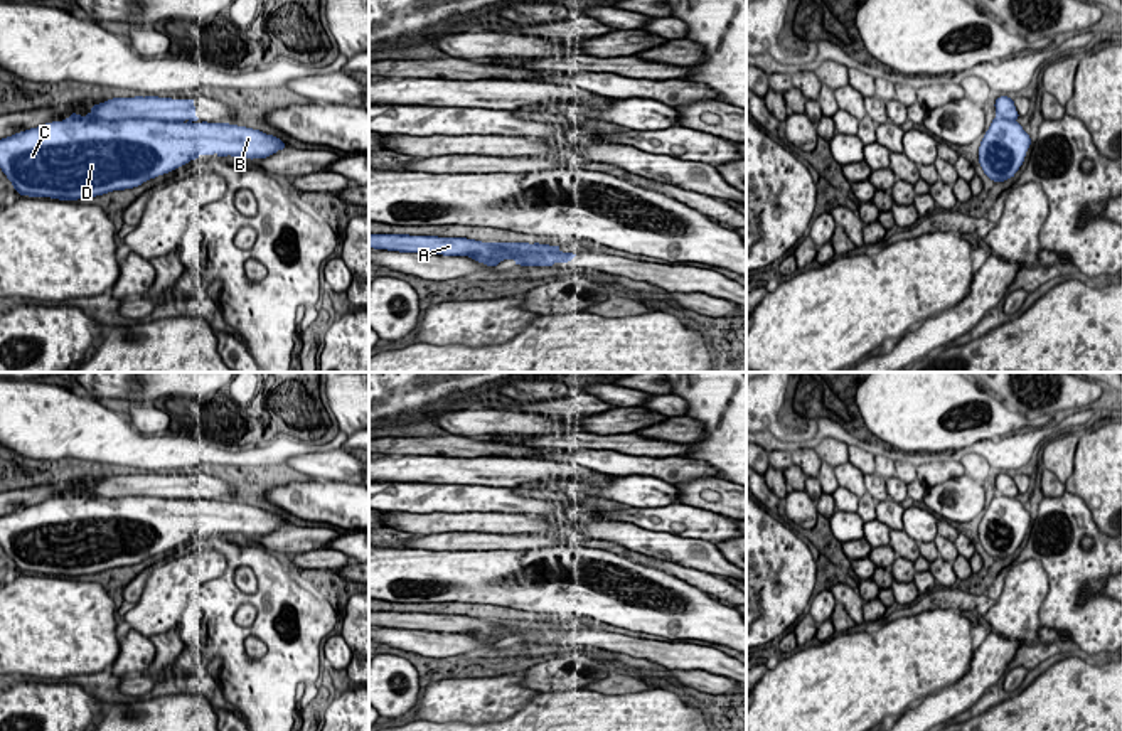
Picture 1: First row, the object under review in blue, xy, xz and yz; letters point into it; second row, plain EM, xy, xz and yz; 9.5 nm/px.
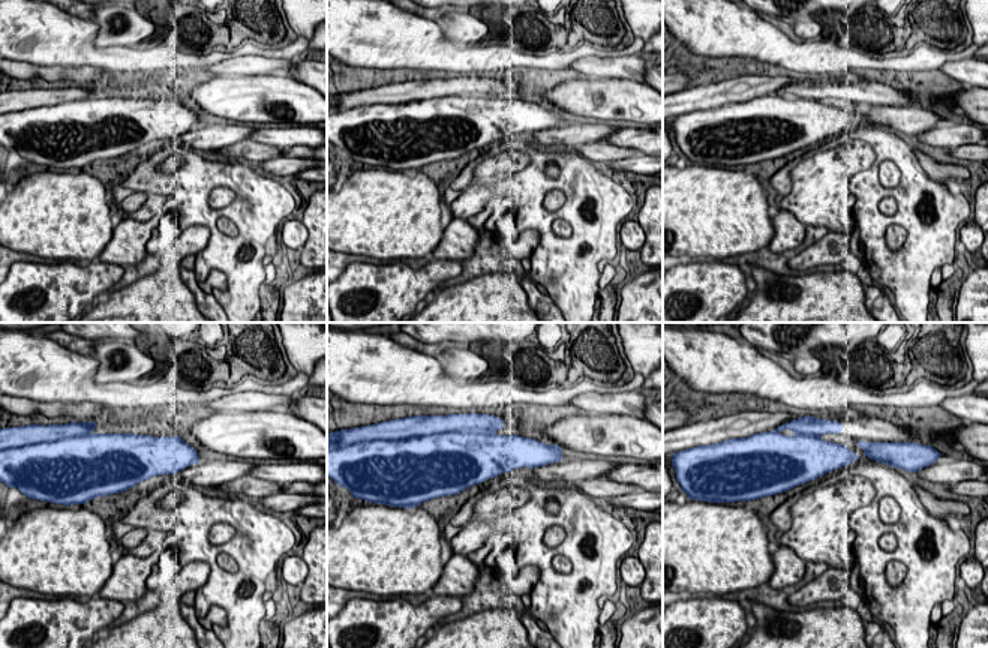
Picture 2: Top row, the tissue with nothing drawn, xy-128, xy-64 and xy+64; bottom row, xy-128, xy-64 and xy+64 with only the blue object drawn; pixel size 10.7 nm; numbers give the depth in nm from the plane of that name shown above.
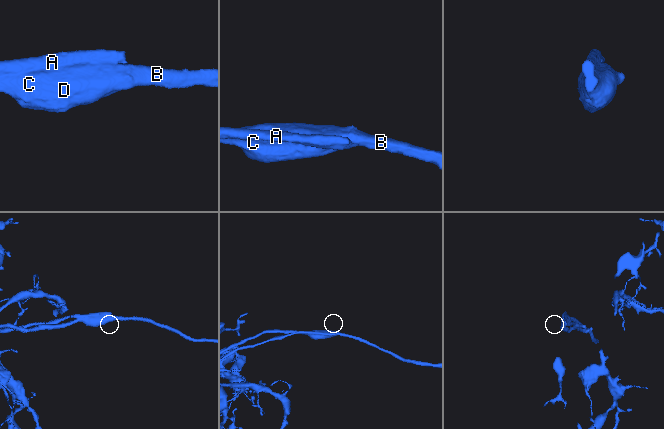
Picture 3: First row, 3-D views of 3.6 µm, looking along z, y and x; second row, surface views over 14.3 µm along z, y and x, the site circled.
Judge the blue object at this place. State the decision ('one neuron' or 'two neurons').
two neurons

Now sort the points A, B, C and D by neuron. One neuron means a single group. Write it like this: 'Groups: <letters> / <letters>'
Groups: A / B C D

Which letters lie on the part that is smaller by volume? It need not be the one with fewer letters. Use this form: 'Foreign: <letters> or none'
Foreign: A

